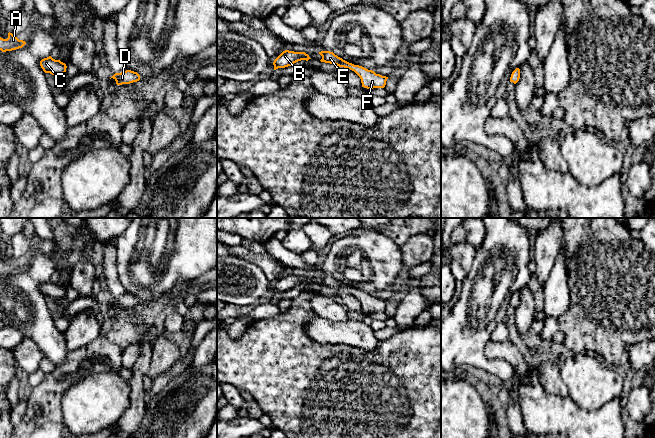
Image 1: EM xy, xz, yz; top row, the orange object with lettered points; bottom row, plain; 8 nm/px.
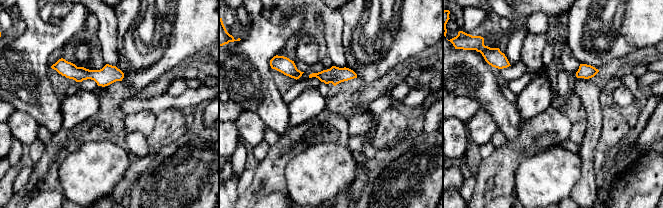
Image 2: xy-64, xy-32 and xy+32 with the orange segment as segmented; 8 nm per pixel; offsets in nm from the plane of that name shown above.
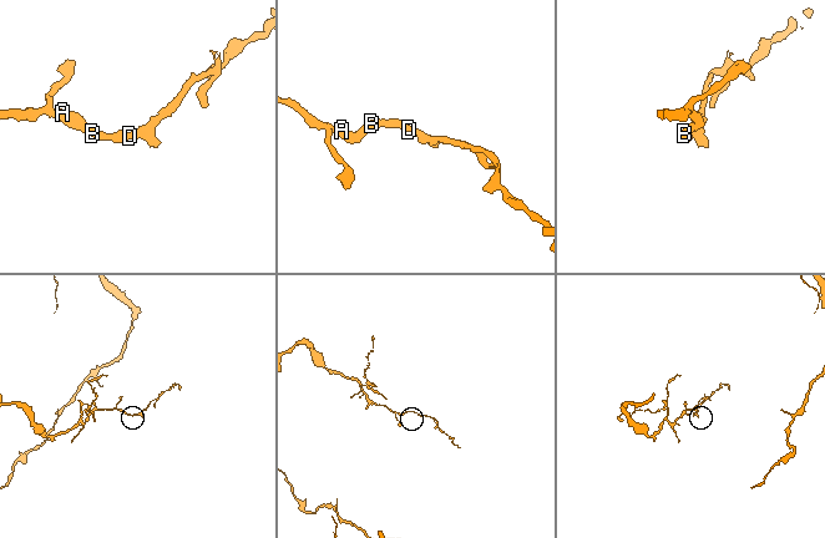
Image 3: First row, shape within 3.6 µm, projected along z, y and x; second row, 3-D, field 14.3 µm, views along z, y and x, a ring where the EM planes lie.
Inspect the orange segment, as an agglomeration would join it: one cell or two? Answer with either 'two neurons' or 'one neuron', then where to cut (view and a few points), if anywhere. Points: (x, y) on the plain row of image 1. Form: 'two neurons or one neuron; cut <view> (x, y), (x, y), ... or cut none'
one neuron; cut none

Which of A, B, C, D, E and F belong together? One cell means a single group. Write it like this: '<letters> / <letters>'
A B C D E F

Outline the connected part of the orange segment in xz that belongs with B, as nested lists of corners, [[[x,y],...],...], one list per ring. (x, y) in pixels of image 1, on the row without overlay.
[[[285,274],[274,284],[274,294],[291,290],[292,288],[301,284],[308,285],[309,283],[311,282],[305,276],[294,276]]]

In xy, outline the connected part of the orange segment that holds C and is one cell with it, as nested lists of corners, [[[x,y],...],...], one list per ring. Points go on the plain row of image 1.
[[[51,280],[40,285],[40,290],[45,297],[50,297],[54,300],[61,300],[66,296],[66,288],[60,284],[55,284]]]

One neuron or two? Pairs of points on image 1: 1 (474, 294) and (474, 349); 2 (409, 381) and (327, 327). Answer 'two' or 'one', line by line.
1: one
2: two

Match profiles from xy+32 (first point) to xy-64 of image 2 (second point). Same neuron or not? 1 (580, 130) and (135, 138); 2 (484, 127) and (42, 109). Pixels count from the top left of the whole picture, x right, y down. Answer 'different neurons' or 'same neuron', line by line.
1: different neurons
2: different neurons

